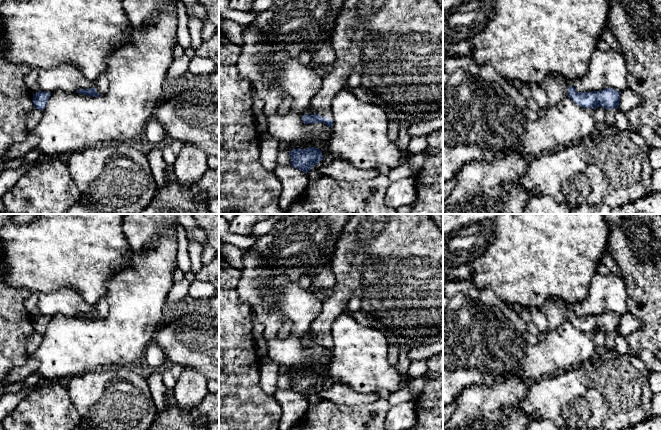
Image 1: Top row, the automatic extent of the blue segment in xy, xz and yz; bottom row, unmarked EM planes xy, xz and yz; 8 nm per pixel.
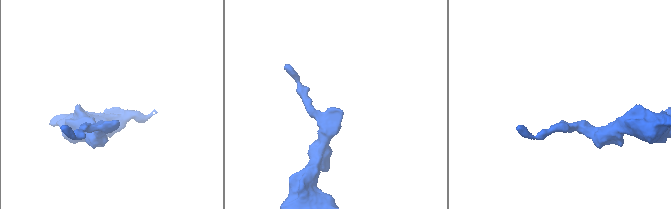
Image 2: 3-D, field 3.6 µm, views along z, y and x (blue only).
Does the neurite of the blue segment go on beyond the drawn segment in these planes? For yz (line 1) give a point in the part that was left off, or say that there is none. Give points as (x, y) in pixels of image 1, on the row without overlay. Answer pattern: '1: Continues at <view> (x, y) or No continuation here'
1: Continues at yz (556, 311)

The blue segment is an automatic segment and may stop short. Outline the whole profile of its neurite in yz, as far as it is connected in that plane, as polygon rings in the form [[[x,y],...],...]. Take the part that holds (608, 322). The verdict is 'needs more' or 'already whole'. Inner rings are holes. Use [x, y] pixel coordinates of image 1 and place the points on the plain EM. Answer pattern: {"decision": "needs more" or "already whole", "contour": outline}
{"decision": "needs more", "contour": [[[549,298],[538,308],[548,319],[549,331],[557,329],[565,321],[571,322],[582,332],[596,333],[603,331],[606,334],[618,333],[621,316],[613,312],[605,312],[600,315],[578,316],[569,305],[556,299]]]}

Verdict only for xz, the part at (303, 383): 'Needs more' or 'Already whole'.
Already whole

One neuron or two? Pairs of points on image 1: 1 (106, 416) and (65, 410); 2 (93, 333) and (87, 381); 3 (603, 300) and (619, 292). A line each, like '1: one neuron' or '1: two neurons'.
1: two neurons
2: two neurons
3: one neuron

